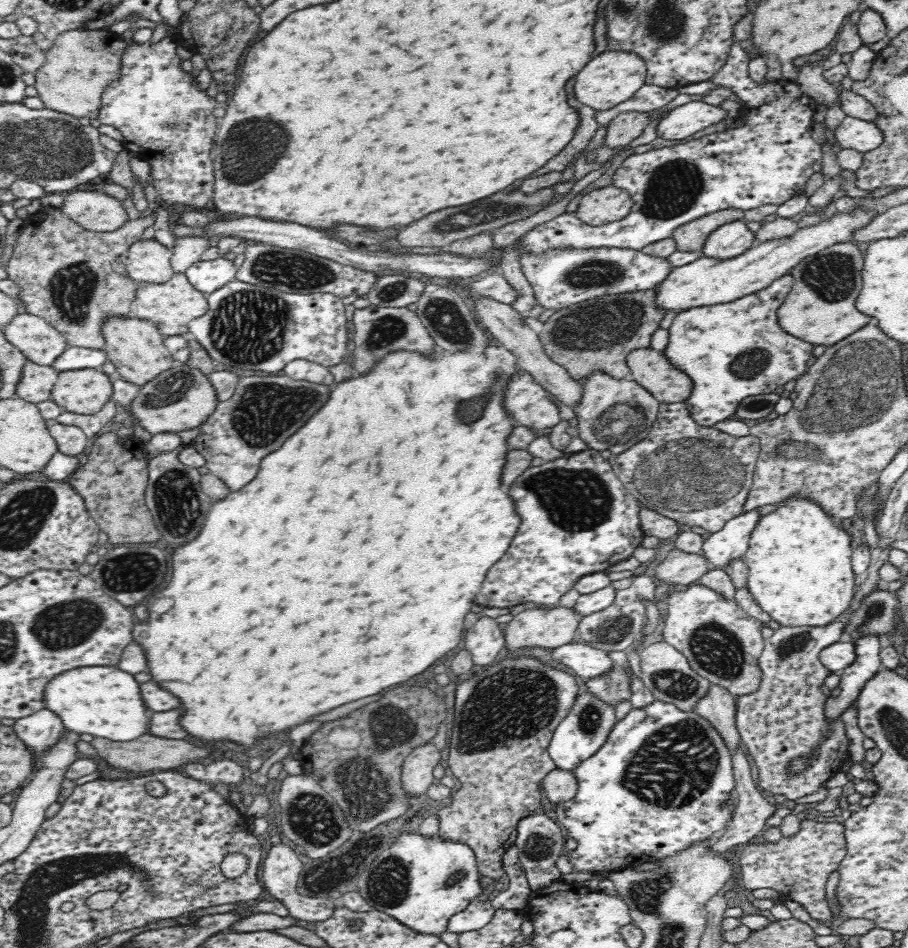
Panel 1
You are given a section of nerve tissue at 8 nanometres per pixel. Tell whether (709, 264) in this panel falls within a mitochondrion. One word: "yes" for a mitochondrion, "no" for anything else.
no

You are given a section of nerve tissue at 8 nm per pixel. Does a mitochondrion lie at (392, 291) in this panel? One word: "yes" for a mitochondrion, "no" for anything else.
yes

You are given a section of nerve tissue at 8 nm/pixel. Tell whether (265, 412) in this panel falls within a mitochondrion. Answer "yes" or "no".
yes

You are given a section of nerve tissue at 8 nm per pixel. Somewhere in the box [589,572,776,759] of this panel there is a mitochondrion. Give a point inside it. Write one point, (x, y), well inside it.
(718, 650)

